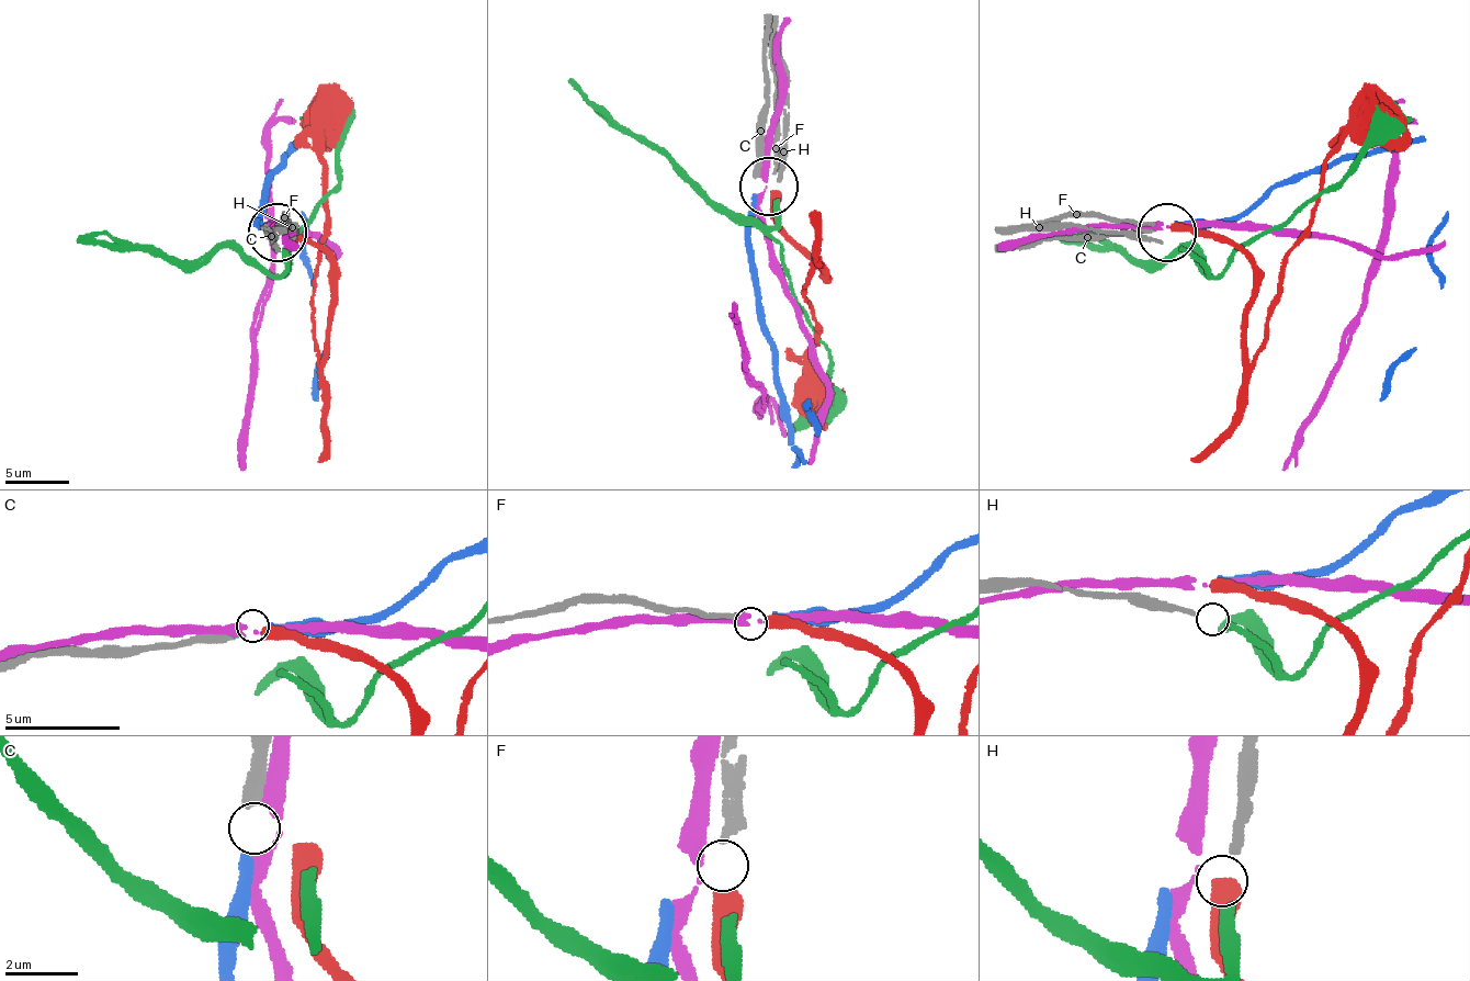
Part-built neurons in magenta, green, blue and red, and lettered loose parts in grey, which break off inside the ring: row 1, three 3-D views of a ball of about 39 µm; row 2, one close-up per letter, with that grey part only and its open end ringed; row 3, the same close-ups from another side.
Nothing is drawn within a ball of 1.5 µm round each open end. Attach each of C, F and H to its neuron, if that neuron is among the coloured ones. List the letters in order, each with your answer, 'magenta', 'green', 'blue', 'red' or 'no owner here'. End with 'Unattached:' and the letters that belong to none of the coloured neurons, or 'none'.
C: blue
F: red
H: green
Unattached: none

